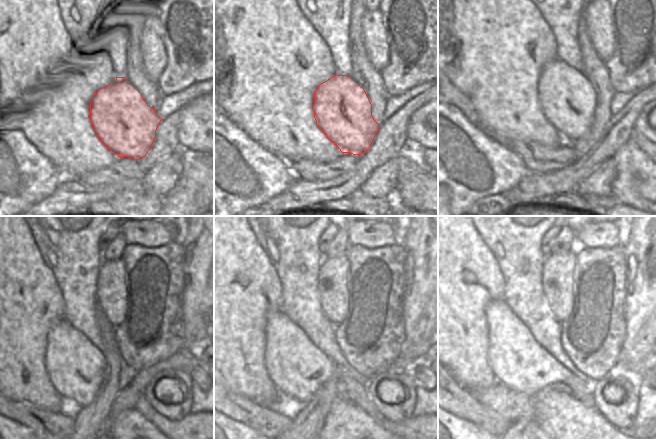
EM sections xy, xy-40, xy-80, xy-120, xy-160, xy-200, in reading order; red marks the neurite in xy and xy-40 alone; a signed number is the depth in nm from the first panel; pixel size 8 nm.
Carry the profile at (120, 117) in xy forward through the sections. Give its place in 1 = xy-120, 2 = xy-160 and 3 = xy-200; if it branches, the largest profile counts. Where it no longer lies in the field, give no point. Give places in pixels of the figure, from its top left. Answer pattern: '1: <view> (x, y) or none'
1: xy-120 (76, 368)
2: xy-160 (297, 367)
3: xy-200 (517, 361)

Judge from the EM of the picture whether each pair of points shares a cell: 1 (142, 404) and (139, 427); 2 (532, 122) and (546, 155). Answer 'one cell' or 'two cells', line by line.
1: two cells
2: one cell

